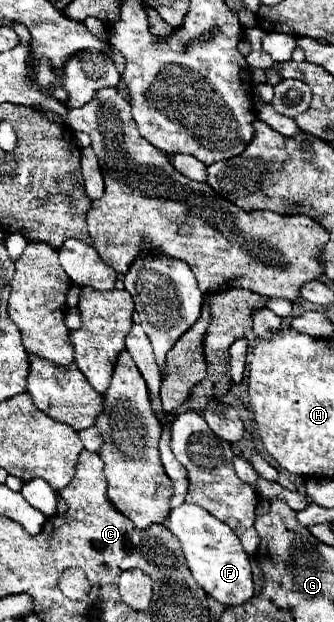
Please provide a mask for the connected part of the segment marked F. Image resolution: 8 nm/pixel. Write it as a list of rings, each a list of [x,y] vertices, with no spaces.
[[[182,504],[174,508],[164,522],[182,544],[182,552],[186,556],[188,568],[194,580],[224,606],[236,606],[254,596],[254,580],[250,568],[250,556],[244,552],[238,536],[218,518],[196,504]]]

